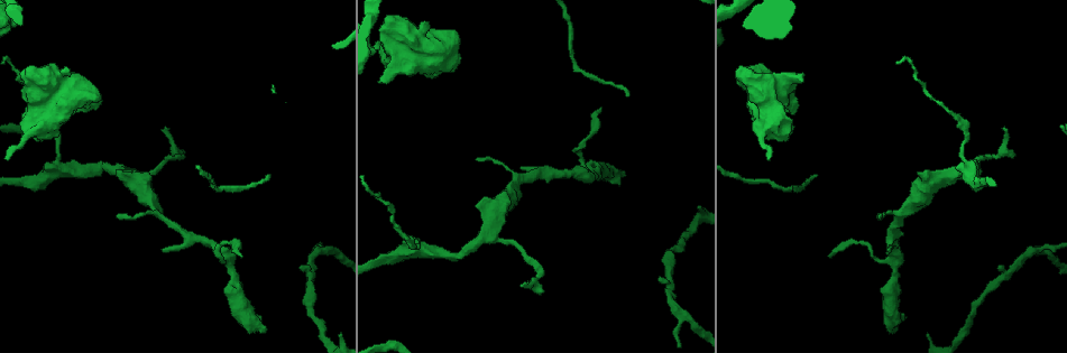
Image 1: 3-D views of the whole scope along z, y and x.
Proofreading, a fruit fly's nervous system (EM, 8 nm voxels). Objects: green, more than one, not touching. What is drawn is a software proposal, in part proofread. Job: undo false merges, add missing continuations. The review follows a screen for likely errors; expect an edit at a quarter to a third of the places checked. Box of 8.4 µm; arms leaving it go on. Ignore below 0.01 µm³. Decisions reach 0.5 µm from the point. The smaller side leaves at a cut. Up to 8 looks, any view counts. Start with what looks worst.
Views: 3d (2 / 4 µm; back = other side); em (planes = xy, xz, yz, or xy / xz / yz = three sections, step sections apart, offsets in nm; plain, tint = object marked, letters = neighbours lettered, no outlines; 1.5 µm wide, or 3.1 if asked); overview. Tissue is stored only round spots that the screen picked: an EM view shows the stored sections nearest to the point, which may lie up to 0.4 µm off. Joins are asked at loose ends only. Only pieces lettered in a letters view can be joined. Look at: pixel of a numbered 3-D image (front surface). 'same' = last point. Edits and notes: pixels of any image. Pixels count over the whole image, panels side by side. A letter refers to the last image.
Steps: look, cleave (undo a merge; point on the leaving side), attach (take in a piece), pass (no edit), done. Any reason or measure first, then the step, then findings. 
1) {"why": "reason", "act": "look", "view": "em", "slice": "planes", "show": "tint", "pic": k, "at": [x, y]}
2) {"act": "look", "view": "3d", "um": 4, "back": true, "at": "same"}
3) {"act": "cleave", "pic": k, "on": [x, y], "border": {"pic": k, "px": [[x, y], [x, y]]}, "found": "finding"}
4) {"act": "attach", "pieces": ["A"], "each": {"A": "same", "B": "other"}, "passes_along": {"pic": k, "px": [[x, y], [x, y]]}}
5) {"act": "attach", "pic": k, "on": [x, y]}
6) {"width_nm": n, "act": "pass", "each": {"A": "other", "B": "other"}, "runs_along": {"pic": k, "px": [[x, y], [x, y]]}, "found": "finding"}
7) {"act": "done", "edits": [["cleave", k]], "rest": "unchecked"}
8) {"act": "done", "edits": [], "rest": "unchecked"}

{"why": "branch stops here", "act": "look", "view": "3d", "um": 4, "pic": 1, "at": [620, 172]}

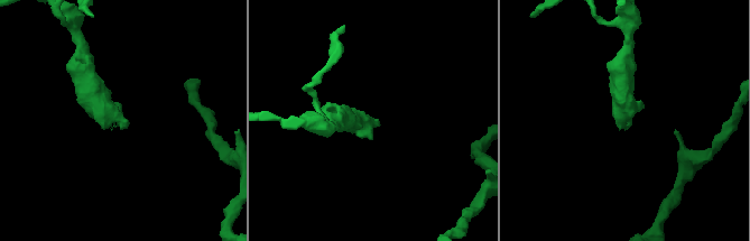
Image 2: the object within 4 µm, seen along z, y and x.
{"why": "shape alone is not enough", "act": "look", "view": "em", "slice": "planes", "show": "plain", "pic": 2, "at": [625, 127]}

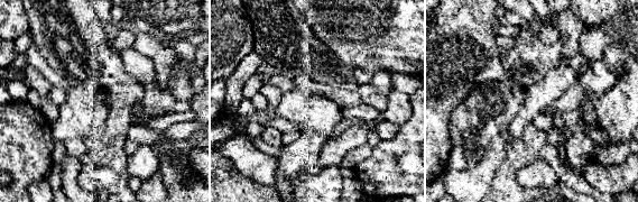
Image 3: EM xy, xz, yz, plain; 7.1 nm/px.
{"act": "look", "view": "em", "slice": "planes", "show": "letters", "at": "same"}

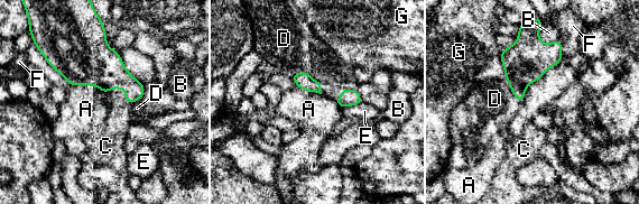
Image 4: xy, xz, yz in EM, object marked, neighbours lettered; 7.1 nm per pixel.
{"act": "attach", "pieces": ["C"], "each": {"A": "other", "B": "other", "C": "same", "D": "other", "E": "other", "F": "other", "G": "other"}, "found": "it goes on there"}

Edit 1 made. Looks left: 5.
{"why": "redraw", "act": "look", "view": "overview"}

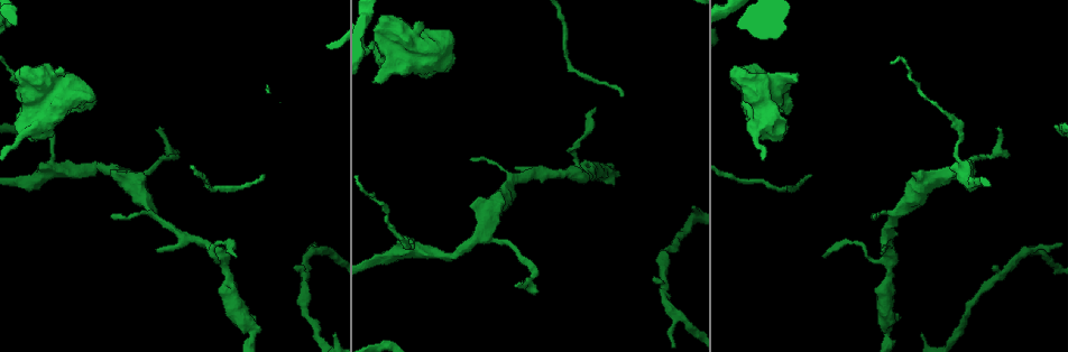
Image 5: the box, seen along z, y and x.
{"why": "an open end", "act": "look", "view": "3d", "um": 2, "pic": 5, "at": [422, 23]}

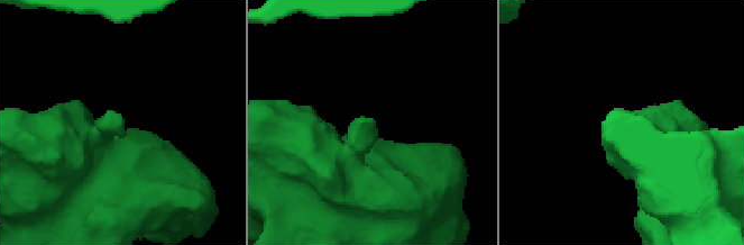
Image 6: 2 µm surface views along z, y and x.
{"why": "shape alone is not enough", "act": "look", "view": "em", "slice": "yz", "step": 8, "show": "tint", "pic": 6, "at": [123, 120]}

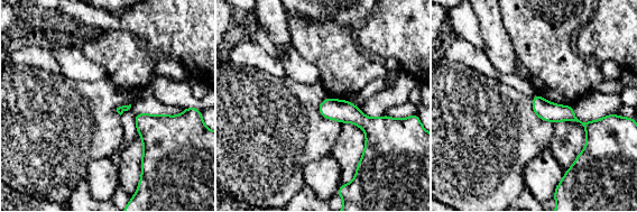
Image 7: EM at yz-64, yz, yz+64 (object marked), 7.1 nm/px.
{"act": "look", "view": "em", "slice": "planes", "show": "letters", "at": "same"}

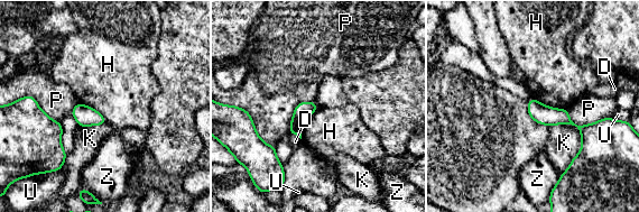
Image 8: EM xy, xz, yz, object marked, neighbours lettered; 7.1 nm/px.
{"act": "pass", "each": {"D": "other", "H": "other", "K": "other", "P": "other", "U": "other", "Z": "other"}, "border": {"pic": 8, "px": [[533, 97], [545, 104], [567, 110]]}, "found": "no lettered piece goes on from it"}

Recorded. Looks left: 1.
{"act": "done", "edits": [["attach", 4]], "rest": "unchecked"}

